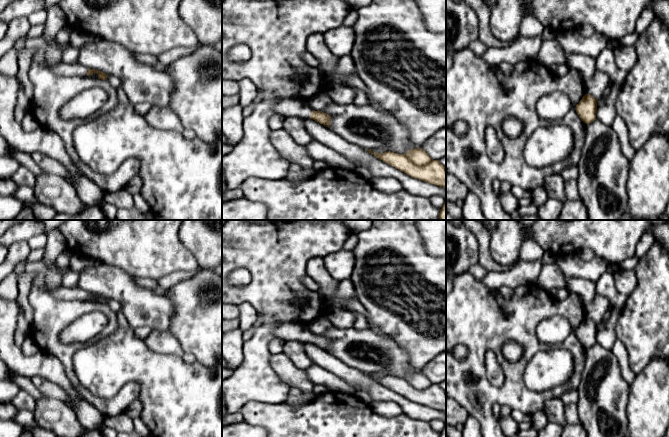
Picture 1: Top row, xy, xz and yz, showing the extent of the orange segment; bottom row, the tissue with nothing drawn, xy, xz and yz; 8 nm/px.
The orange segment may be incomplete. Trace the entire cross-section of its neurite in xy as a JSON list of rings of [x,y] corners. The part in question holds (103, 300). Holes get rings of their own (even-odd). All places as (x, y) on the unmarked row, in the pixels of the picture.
[[[62,285],[50,290],[49,293],[59,300],[91,300],[93,297],[97,297],[98,303],[106,304],[108,299],[98,294],[89,293],[78,286],[68,288]]]

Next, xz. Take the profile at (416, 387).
[[[422,372],[408,374],[406,378],[391,375],[375,377],[371,373],[366,374],[413,402],[446,412],[446,391],[438,384],[432,383]]]

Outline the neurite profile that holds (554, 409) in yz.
[[[551,398],[546,400],[544,412],[548,421],[558,423],[563,427],[567,424],[565,418],[565,404],[561,398]]]

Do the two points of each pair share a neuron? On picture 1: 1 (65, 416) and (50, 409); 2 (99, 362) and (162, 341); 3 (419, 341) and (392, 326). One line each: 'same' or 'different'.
1: same
2: different
3: same

